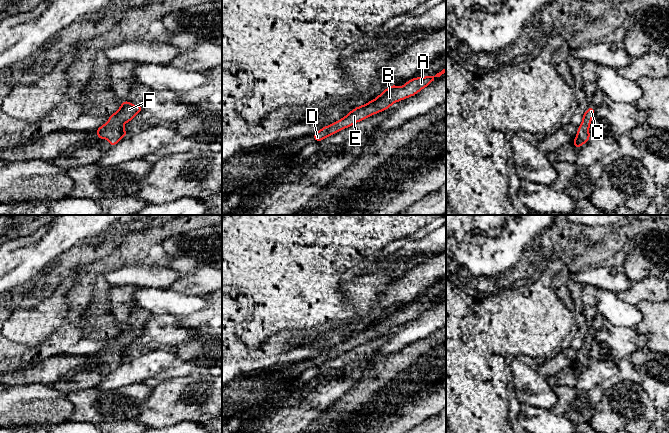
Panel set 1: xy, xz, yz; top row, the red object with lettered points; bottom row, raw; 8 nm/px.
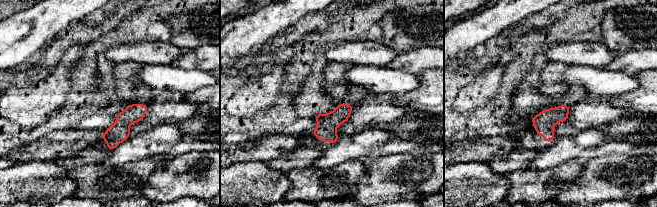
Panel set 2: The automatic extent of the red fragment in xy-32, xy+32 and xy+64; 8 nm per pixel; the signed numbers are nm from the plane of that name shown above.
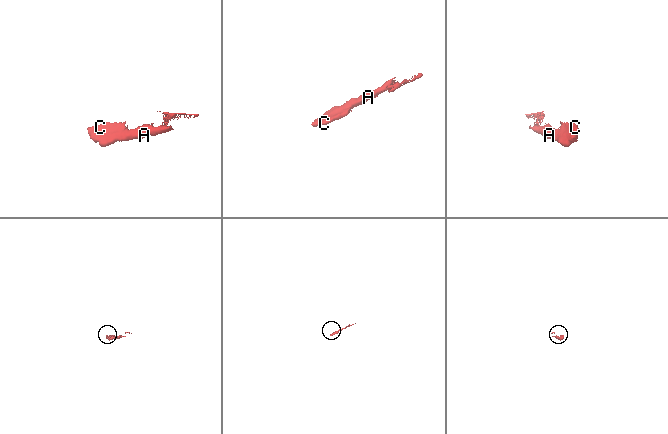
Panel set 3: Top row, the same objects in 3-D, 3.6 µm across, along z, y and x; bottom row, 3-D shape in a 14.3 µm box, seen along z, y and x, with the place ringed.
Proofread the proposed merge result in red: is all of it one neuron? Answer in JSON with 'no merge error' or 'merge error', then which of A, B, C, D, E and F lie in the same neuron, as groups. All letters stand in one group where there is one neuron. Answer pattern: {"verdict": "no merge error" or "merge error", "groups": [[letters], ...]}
{"verdict": "no merge error", "groups": [["A", "B", "C", "D", "E", "F"]]}

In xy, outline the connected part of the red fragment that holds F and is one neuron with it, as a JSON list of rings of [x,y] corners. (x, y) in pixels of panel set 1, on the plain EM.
[[[128,324],[123,325],[120,332],[109,339],[109,344],[95,354],[98,358],[97,363],[107,363],[110,371],[114,371],[128,359],[123,349],[130,347],[132,342],[140,337],[142,333],[142,329],[131,328]]]

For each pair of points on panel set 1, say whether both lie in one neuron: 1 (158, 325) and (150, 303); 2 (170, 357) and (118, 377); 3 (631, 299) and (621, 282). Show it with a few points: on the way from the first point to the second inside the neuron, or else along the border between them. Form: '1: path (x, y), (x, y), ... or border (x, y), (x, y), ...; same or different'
1: border (153, 315), (171, 314), (174, 316); different
2: path (157, 361), (143, 369), (131, 371); same
3: border (632, 283), (627, 289), (621, 290), (617, 294); different

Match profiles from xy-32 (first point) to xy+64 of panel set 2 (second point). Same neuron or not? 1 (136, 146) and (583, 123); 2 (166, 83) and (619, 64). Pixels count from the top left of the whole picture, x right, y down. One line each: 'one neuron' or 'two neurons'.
1: two neurons
2: two neurons

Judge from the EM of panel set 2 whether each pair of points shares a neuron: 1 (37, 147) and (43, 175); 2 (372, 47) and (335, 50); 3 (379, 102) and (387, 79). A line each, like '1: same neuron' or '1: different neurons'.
1: different neurons
2: same neuron
3: different neurons

